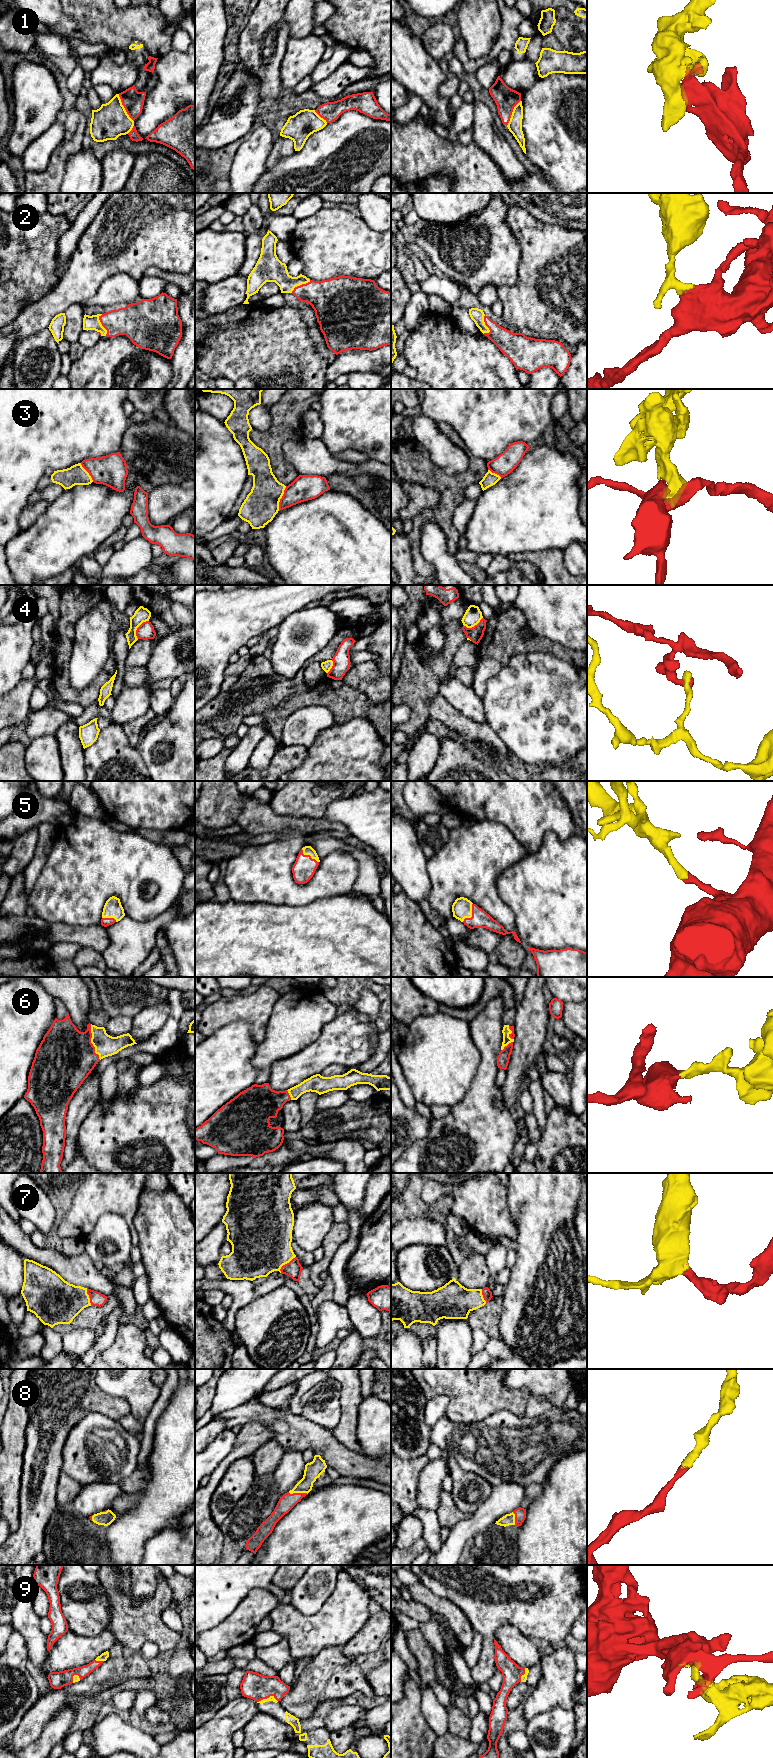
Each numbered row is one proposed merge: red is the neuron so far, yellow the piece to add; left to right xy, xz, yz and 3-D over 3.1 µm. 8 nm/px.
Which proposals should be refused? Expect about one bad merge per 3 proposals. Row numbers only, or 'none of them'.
3, 4

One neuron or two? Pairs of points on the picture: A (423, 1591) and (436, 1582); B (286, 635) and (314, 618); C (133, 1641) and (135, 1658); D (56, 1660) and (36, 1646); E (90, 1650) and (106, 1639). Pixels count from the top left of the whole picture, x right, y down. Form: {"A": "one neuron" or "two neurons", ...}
{"A": "two neurons", "B": "one neuron", "C": "two neurons", "D": "two neurons", "E": "one neuron"}

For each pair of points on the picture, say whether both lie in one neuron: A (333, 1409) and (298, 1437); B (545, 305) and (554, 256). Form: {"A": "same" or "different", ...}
{"A": "different", "B": "same"}

